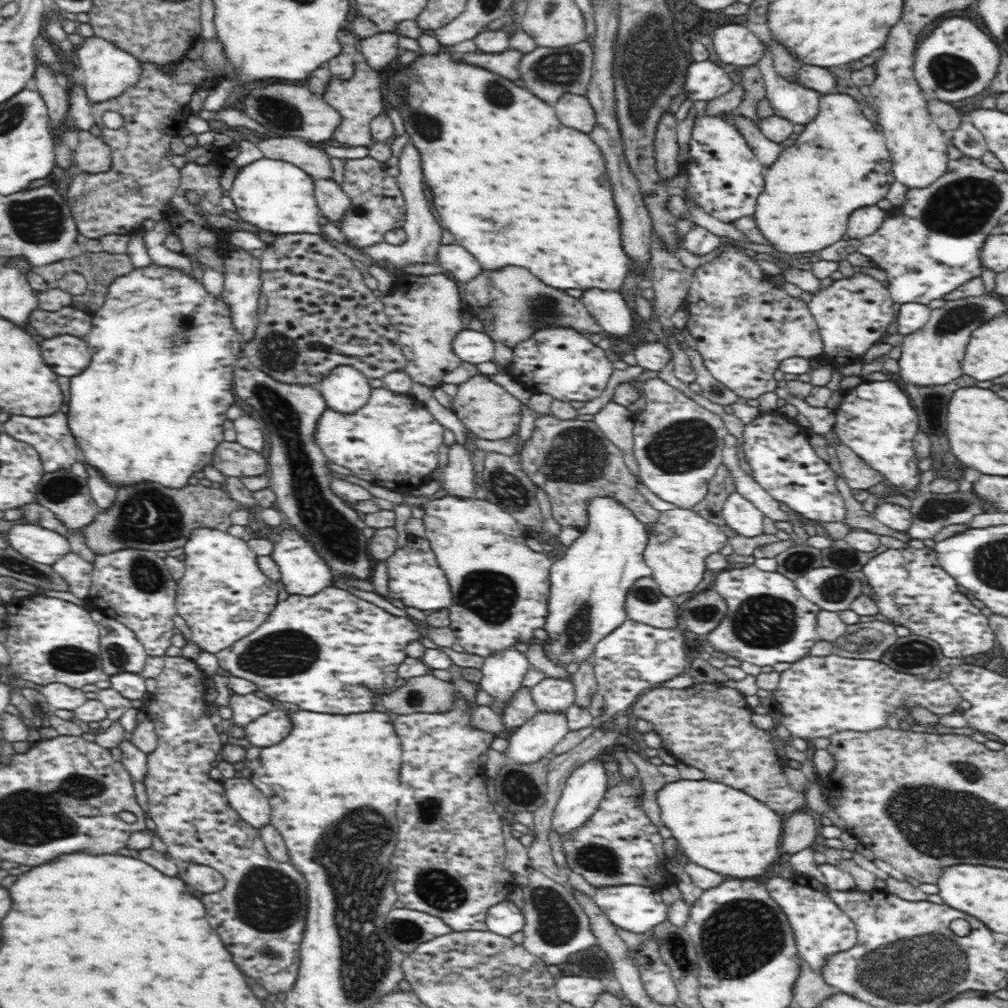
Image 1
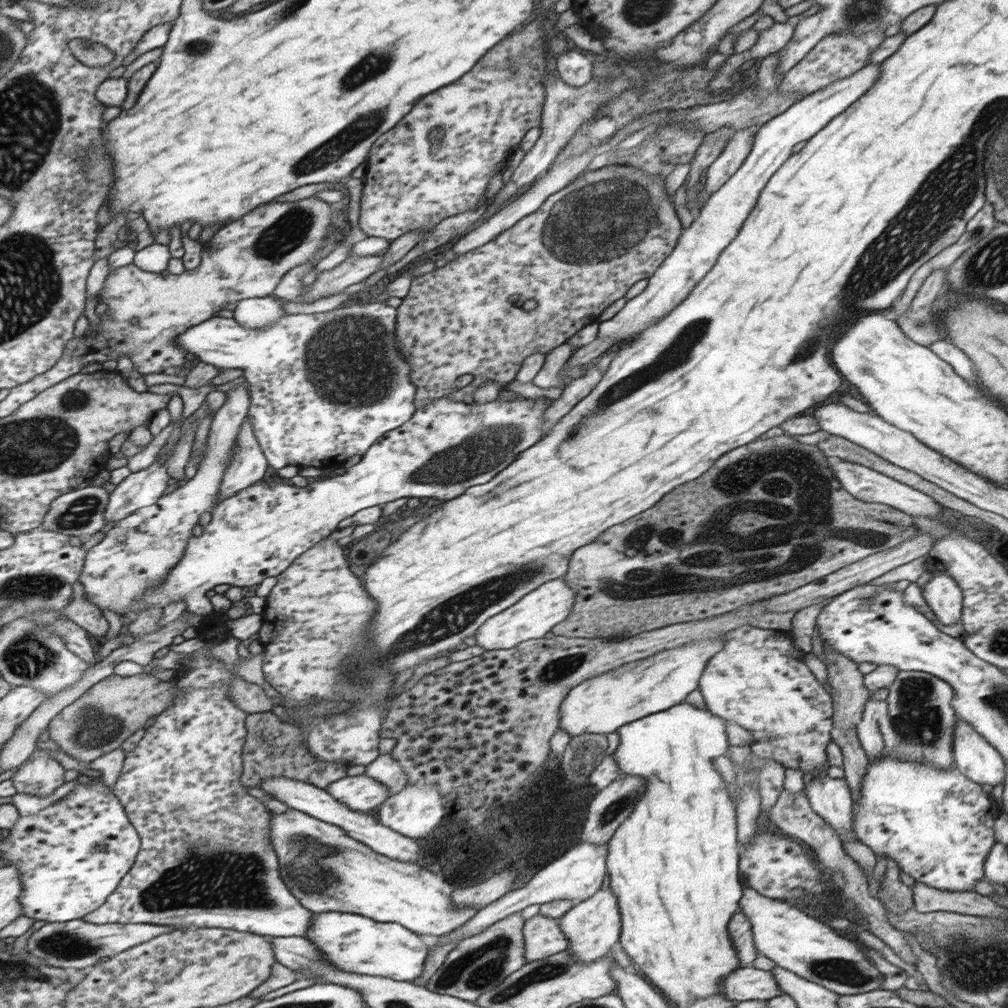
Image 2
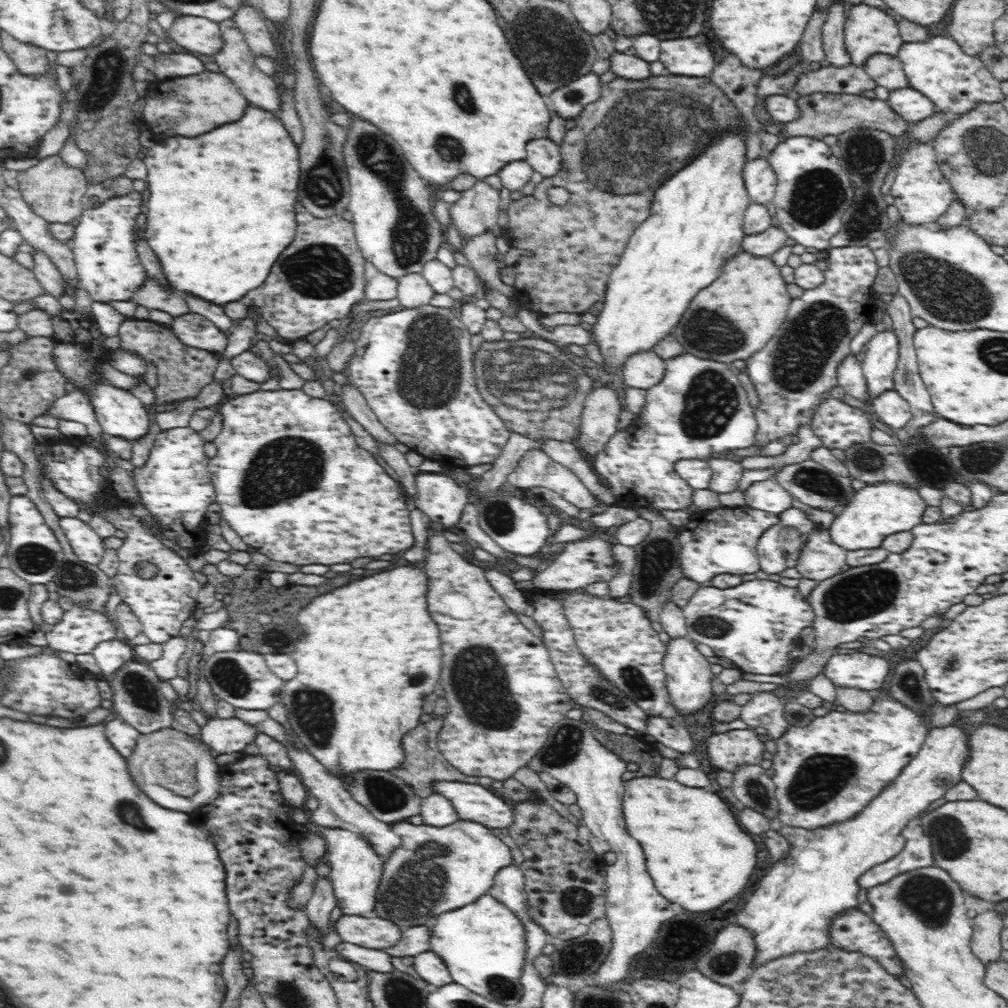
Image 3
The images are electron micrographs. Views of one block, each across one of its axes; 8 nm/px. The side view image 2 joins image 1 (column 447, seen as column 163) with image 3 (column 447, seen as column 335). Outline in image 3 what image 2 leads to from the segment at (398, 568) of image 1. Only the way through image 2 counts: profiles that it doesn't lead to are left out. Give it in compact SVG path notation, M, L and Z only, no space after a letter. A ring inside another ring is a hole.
M416 471L416 494L413 500L431 523L442 524L442 530L456 530L464 506L471 500L471 487L463 487L442 473Z

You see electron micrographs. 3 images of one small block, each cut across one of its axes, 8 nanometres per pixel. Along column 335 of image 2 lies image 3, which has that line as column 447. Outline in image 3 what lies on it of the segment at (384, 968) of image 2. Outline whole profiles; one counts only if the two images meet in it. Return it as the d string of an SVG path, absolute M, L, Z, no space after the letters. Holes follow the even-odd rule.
M484 894L477 902L434 918L429 950L440 956L453 982L503 1006L517 1005L524 987L520 975L525 963L526 931L518 917Z

